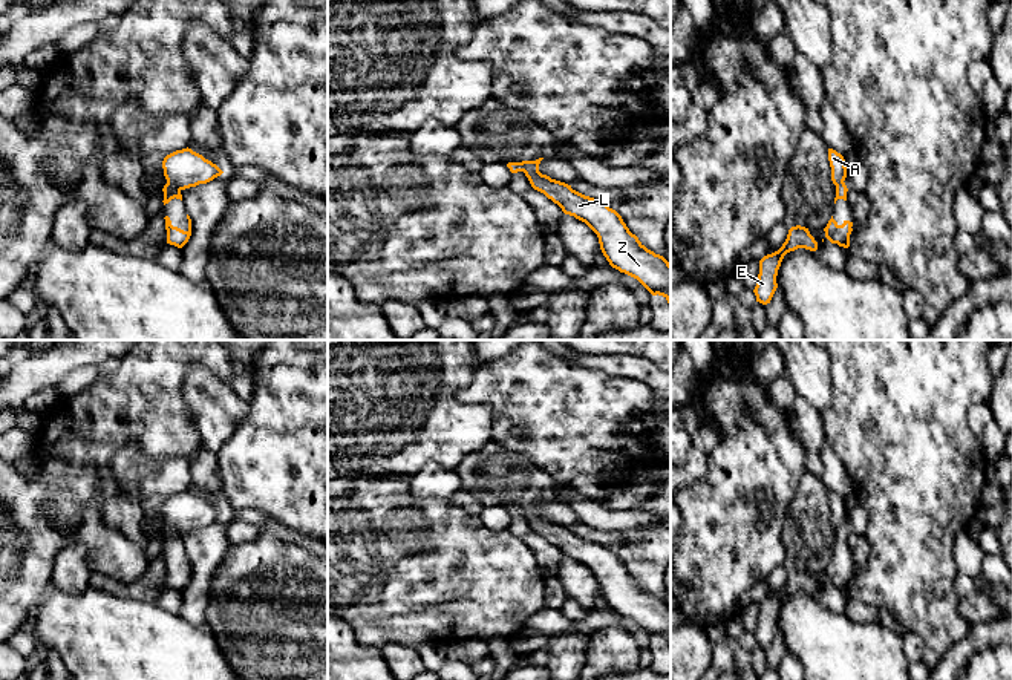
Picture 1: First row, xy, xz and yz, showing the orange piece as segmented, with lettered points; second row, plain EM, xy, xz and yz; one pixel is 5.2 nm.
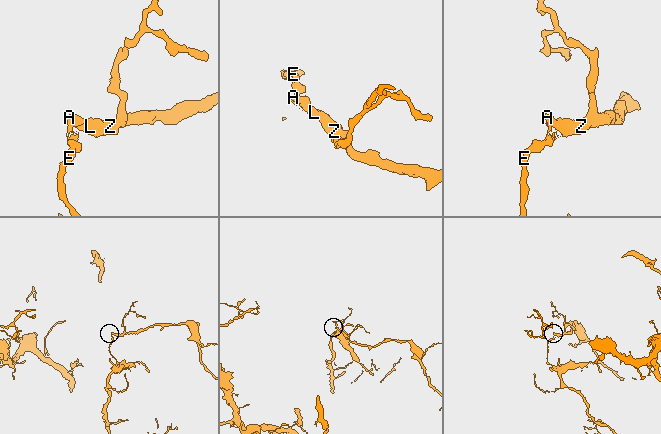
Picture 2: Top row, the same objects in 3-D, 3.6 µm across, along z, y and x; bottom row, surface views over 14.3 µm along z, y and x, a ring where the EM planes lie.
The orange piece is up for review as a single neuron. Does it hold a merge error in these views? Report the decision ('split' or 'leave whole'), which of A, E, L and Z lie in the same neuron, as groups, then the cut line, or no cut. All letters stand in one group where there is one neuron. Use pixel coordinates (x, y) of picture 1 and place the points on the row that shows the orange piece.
split | A L Z / E | xy (167, 181), (181, 189)

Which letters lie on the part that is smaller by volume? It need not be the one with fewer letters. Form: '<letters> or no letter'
A, L, Z

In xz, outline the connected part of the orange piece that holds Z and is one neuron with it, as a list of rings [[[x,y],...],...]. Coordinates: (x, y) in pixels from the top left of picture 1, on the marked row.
[[[542,159],[519,162],[531,187],[557,204],[565,214],[585,222],[597,234],[600,250],[612,268],[637,279],[652,296],[663,296],[671,305],[671,263],[648,250],[615,210],[542,175]]]

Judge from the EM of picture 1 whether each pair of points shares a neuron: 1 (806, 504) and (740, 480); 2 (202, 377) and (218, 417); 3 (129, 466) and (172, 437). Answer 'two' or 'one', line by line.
1: two
2: one
3: two

